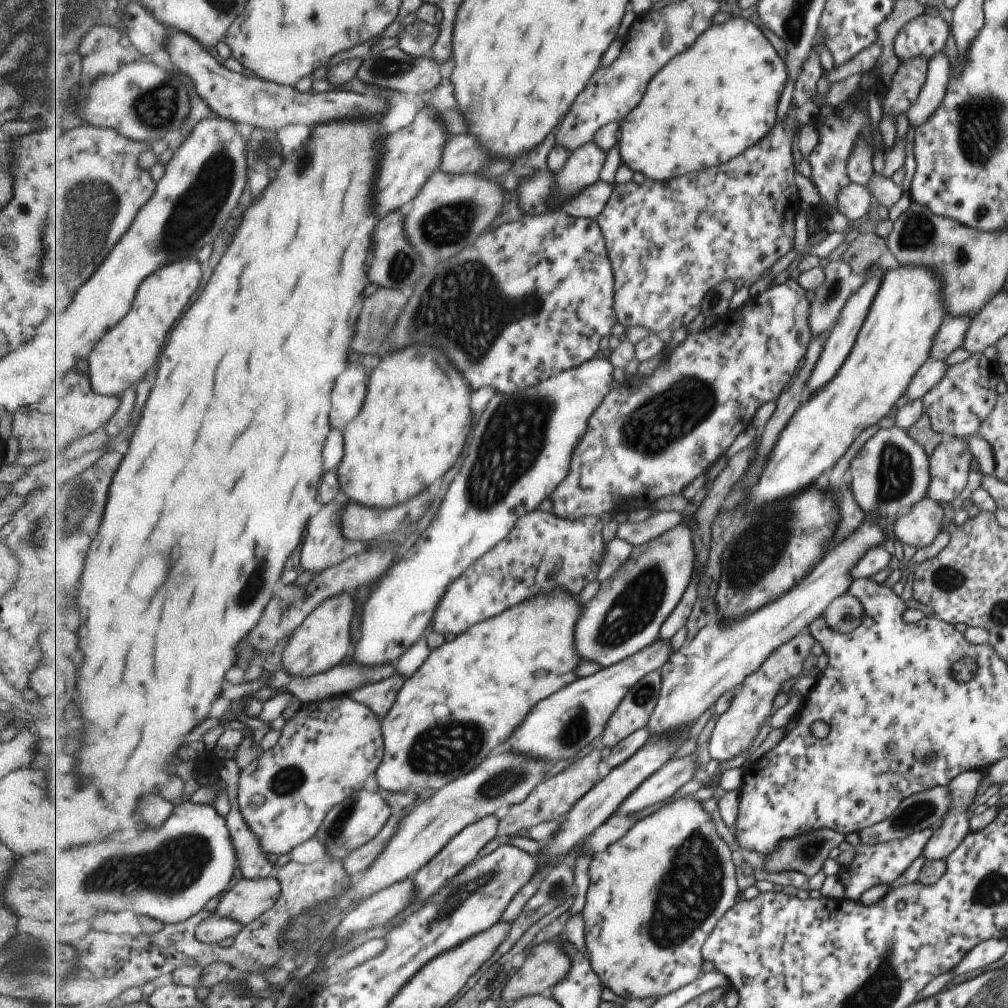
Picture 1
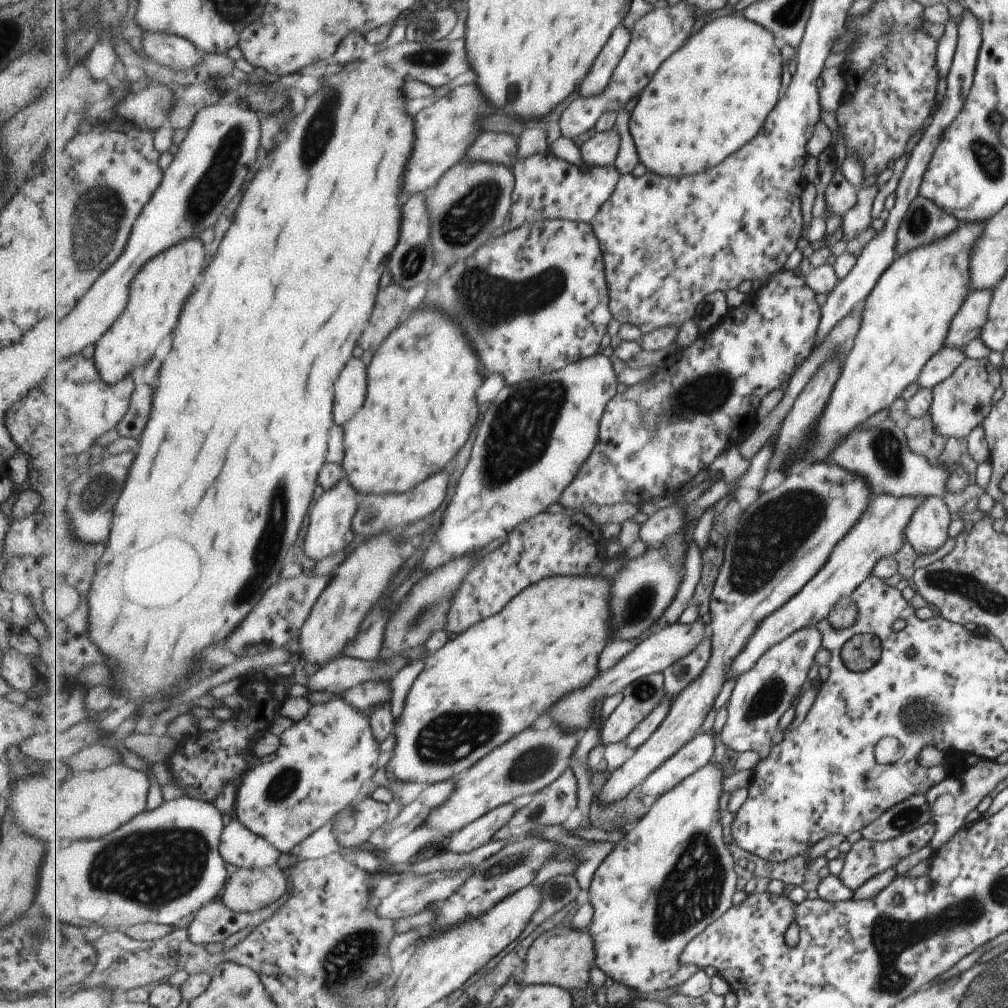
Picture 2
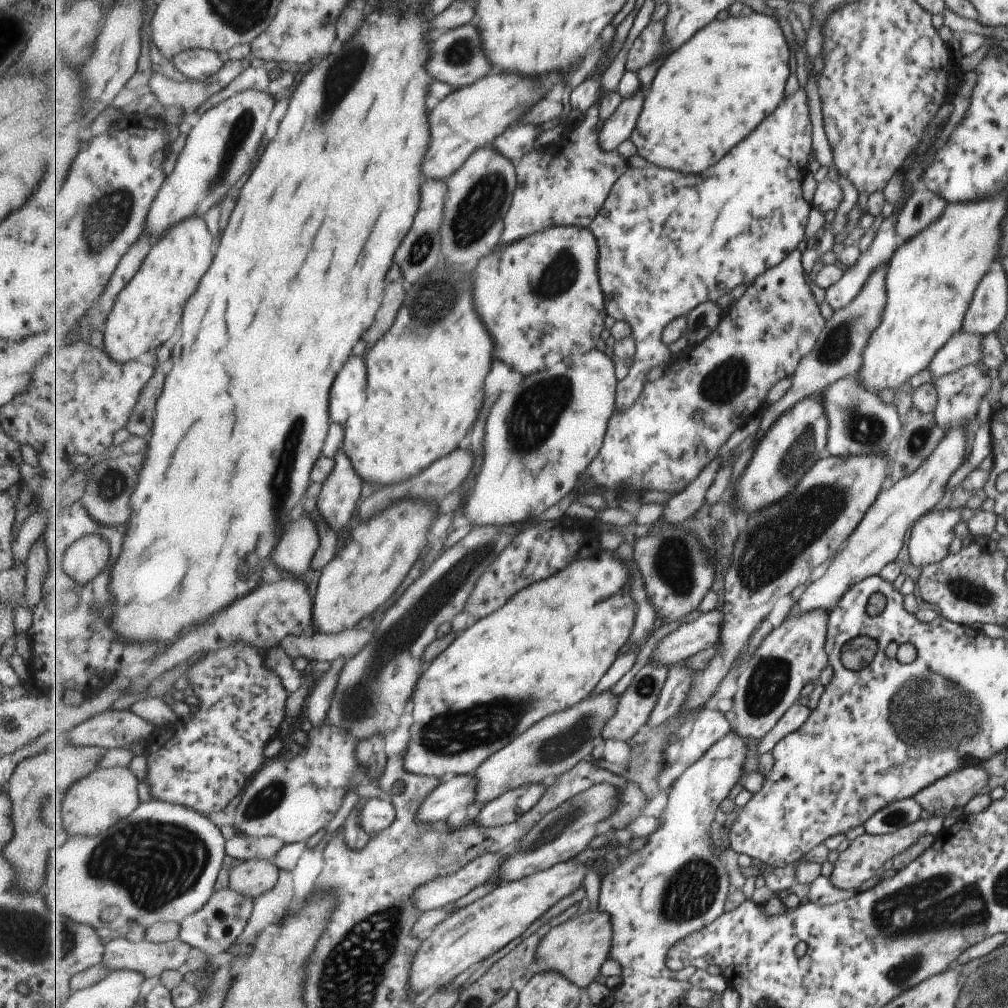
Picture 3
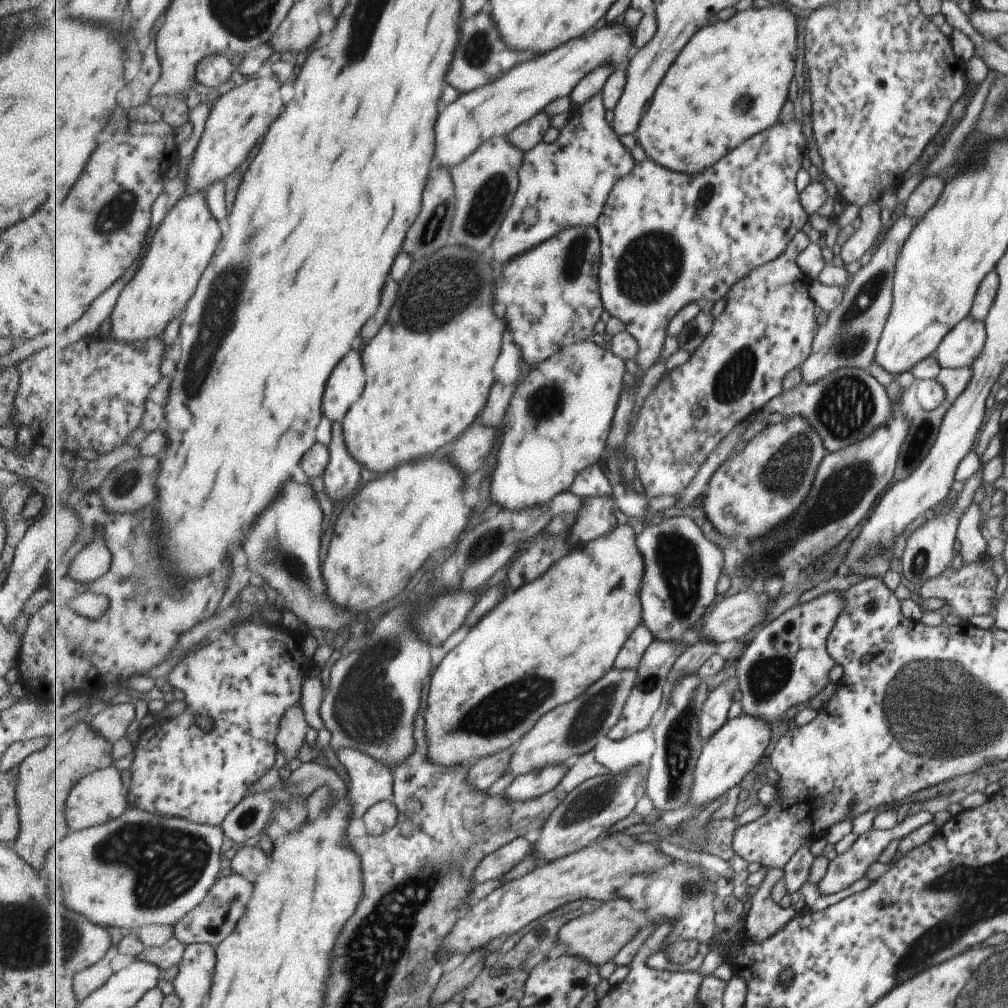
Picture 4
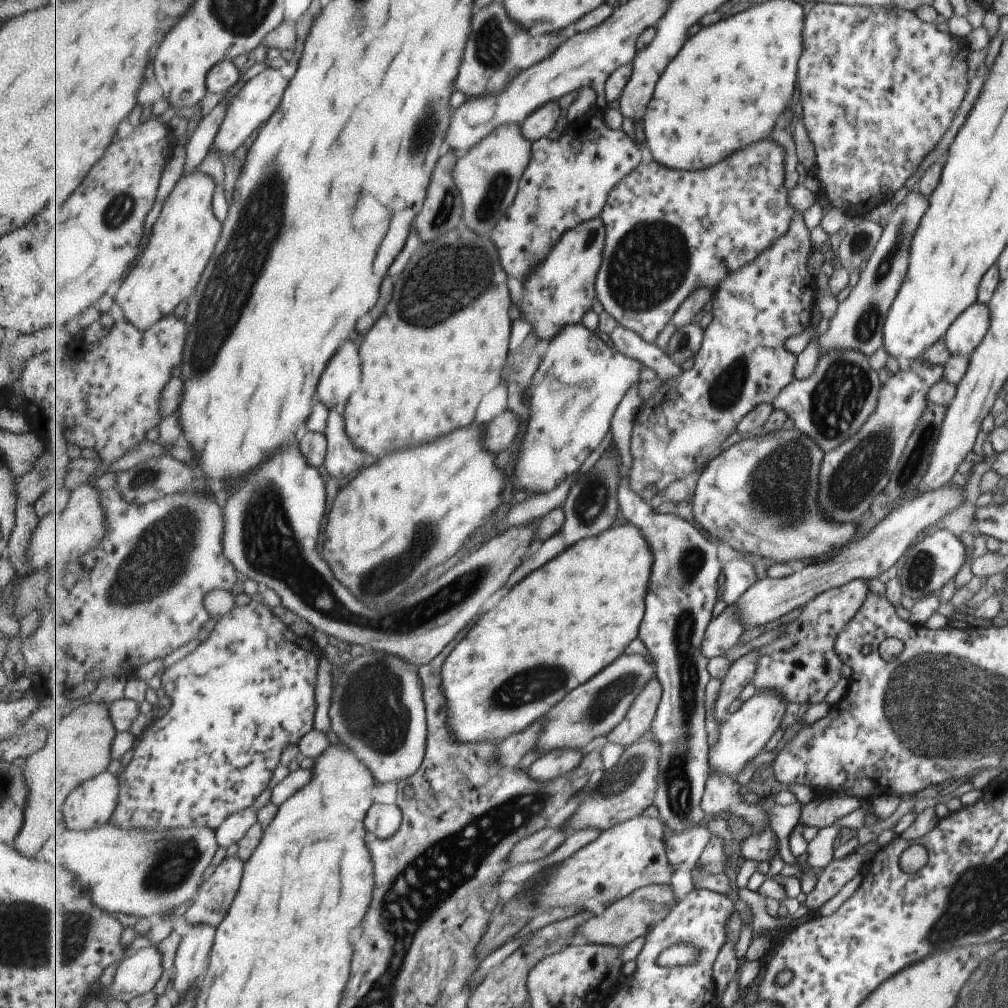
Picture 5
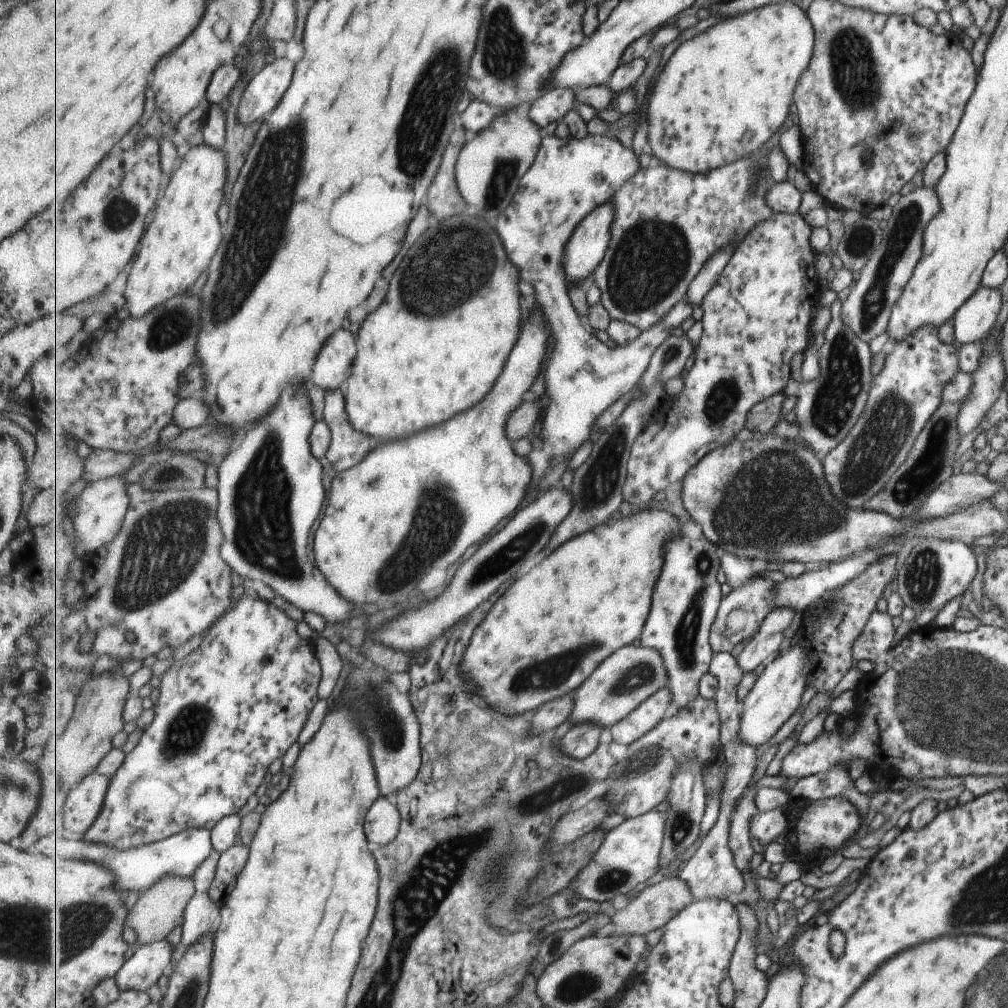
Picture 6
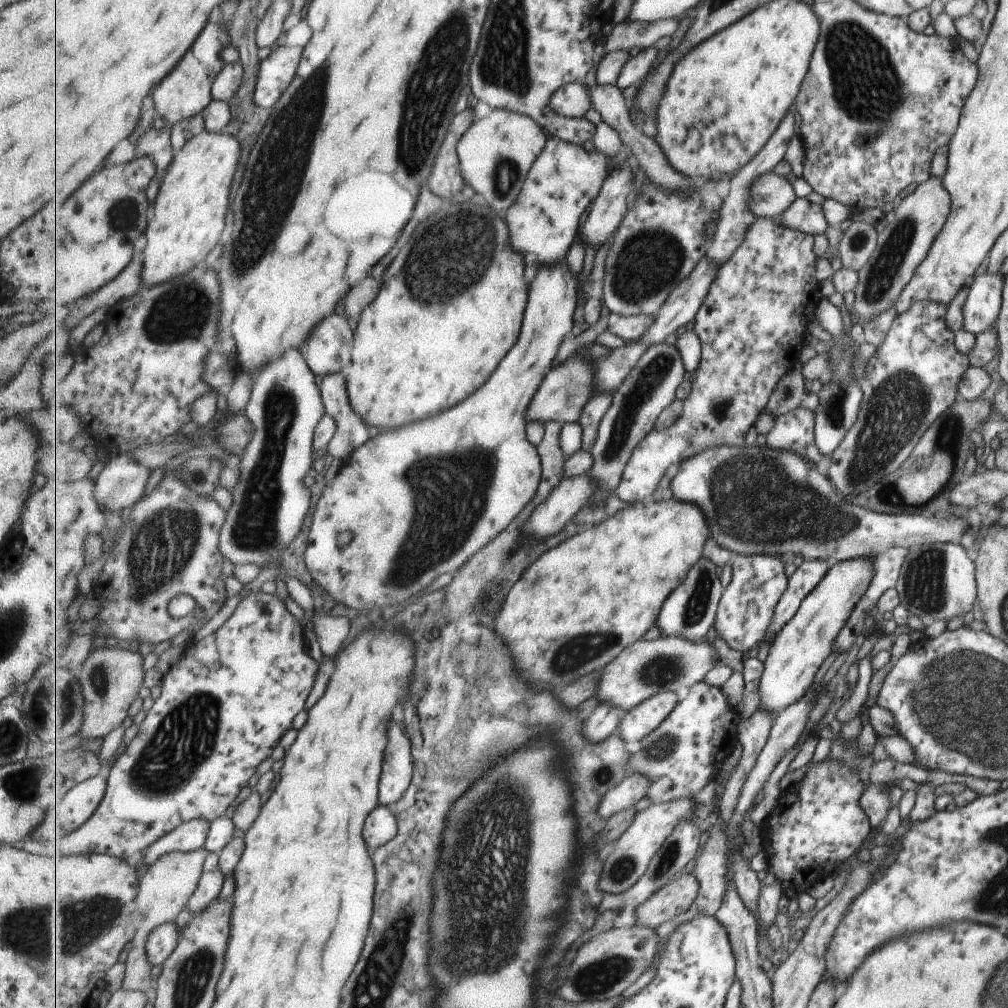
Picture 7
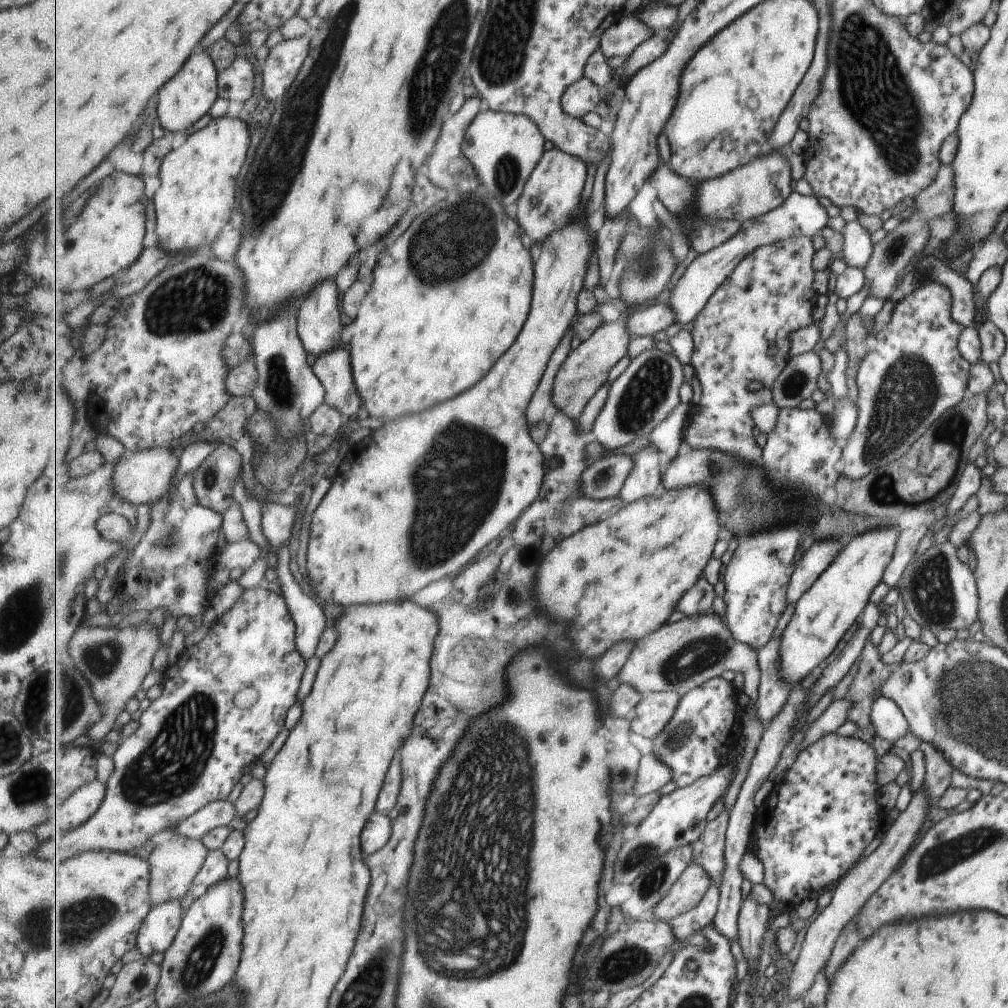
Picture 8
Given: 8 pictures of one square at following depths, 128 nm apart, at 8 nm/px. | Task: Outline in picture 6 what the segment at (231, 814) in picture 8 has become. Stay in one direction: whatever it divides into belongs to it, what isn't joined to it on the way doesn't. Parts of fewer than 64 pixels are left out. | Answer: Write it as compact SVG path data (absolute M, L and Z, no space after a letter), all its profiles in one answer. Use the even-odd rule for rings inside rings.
M191 828L178 832L169 838L139 848L131 848L131 850L117 850L117 848L107 846L107 844L95 844L95 842L87 842L82 838L64 834L40 838L33 842L28 851L51 858L81 858L85 862L95 862L99 866L109 868L115 874L115 888L117 890L125 893L138 892L141 895L165 876L193 878L199 866L213 854L214 848L212 831Z

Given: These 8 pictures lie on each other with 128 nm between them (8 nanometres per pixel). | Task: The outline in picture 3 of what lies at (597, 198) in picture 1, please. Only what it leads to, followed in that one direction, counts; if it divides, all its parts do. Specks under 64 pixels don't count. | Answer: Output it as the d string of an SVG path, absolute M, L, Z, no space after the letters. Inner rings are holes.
M601 102L585 112L585 120L576 125L564 128L563 136L556 144L537 146L533 152L526 154L519 163L516 163L518 172L518 185L513 197L509 214L505 219L505 232L503 242L511 244L519 238L529 234L537 234L554 226L580 226L590 228L596 216L604 208L605 201L612 193L616 182L624 176L630 167L627 158L623 158L618 150L605 152L601 148L601 129L596 129L597 122L601 120Z

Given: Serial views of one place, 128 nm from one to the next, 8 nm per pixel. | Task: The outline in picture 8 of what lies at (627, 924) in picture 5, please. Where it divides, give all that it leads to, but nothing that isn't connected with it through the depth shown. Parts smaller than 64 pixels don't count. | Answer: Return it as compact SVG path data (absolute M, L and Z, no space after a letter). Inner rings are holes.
M689 865L681 880L673 886L673 890L661 900L653 915L657 920L671 922L689 910L697 908L711 888L711 878L702 866Z

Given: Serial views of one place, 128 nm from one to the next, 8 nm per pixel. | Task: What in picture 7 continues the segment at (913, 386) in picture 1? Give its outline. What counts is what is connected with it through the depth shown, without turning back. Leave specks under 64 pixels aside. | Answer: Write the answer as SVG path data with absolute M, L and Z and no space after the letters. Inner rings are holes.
M986 272L973 276L963 304L962 330L976 335L995 325L1001 304L1002 277L999 273Z

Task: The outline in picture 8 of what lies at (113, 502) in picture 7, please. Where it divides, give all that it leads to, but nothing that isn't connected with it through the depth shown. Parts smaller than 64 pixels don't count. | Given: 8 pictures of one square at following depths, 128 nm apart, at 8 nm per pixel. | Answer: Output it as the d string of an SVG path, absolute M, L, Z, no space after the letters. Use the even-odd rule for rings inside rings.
M153 446L151 450L142 450L125 453L117 460L115 470L113 470L113 490L117 496L131 504L146 504L150 508L155 508L161 504L163 498L167 498L173 478L179 470L179 459L173 448L165 446Z

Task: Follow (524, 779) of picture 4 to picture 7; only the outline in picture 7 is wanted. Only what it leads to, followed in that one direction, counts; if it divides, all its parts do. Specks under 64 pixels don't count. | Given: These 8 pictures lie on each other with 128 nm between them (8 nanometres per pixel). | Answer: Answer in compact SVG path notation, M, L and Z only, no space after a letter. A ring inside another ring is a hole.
M599 703L583 724L583 734L591 744L607 740L613 733L619 732L625 714L615 704Z

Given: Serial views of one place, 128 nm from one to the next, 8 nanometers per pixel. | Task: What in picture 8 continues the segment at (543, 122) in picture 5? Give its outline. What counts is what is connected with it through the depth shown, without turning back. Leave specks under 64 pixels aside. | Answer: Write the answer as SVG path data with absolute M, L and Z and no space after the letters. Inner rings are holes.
M583 77L574 82L565 91L562 98L562 106L569 115L580 119L591 111L597 111L602 99L602 92L596 82Z

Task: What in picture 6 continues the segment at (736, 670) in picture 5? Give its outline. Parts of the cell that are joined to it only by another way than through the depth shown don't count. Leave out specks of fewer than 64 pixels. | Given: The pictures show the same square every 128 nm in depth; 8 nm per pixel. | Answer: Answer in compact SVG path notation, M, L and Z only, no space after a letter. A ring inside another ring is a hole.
M776 608L761 625L758 633L747 642L739 656L737 662L741 664L744 674L751 674L757 670L761 664L775 658L775 654L787 642L783 631L789 628L795 614L799 610L789 608Z

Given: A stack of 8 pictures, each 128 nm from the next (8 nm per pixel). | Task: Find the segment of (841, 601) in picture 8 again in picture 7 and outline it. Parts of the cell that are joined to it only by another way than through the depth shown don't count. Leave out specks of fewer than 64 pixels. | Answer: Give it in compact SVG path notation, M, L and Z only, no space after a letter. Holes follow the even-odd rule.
M873 557L849 558L836 561L828 567L821 580L815 584L813 592L803 600L795 618L785 624L785 628L776 636L764 663L761 679L761 710L779 714L799 702L814 684L815 670L827 658L835 636L848 624L857 601L863 597L873 578Z

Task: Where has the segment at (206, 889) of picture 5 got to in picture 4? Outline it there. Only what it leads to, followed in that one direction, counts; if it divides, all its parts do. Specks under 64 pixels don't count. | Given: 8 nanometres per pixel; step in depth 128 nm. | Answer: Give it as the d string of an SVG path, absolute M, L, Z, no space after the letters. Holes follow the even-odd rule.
M235 872L229 876L223 876L217 879L213 888L209 890L207 898L197 908L179 919L179 922L175 924L175 935L186 947L191 944L211 944L217 947L225 938L229 938L235 932L239 920L247 912L251 898L253 898L253 883L248 878L235 874Z

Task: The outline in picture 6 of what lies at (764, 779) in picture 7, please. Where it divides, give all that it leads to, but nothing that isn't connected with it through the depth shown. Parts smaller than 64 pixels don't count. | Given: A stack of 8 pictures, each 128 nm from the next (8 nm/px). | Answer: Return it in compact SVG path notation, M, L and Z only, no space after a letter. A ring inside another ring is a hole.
M753 782L747 790L744 791L742 798L738 802L732 822L730 824L729 847L735 854L735 864L739 868L739 872L747 873L751 871L751 862L755 852L751 846L751 820L753 816L759 812L757 802L757 791L759 788Z

